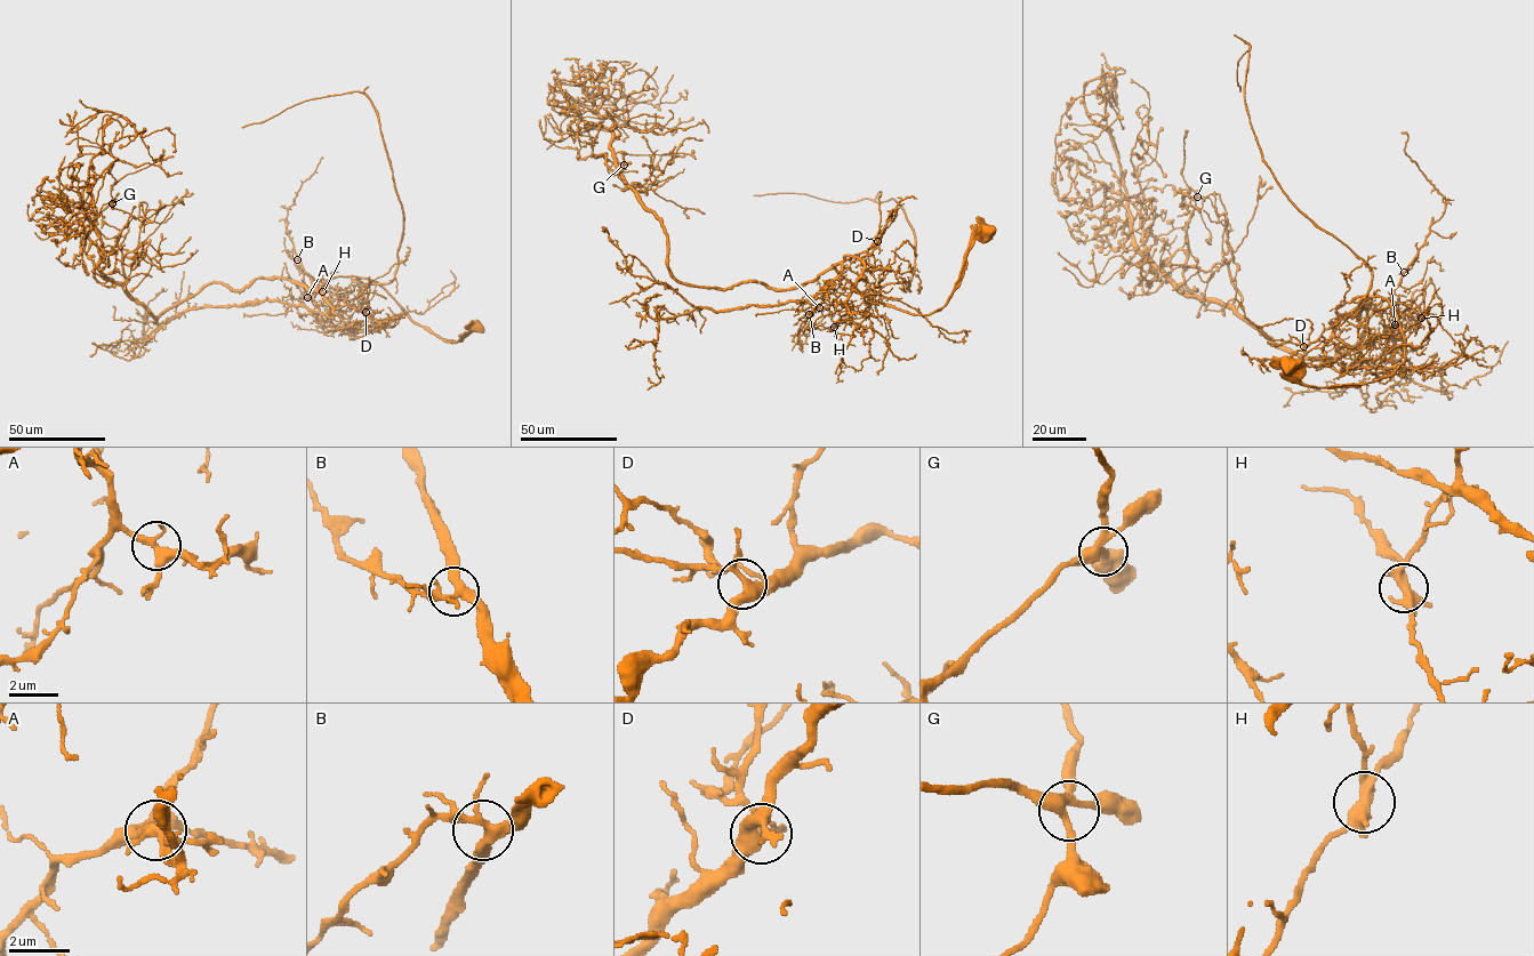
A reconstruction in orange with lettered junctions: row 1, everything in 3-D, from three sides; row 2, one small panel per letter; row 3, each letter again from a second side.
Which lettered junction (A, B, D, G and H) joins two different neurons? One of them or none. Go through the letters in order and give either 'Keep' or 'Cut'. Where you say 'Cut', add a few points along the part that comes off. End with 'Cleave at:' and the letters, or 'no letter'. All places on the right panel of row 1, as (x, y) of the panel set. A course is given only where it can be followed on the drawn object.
A: Keep
B: Keep
D: Keep
G: Keep
H: Cut. Course of the part to remove: (1421, 318), (1403, 303), (1362, 306), (1371, 268), (1277, 181), (1244, 101), (1245, 41), (1241, 91)
Cleave at: H

